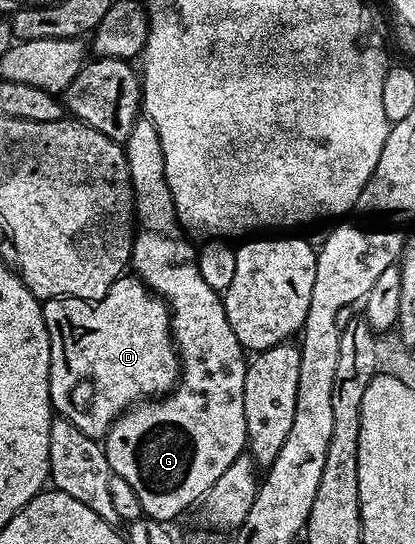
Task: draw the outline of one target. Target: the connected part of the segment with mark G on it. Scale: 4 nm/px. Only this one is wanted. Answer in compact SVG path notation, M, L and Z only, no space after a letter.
M142 115L137 118L135 127L131 127L131 135L123 143L125 154L127 155L127 167L131 171L131 183L133 184L133 212L135 214L135 232L133 235L133 255L131 258L131 269L136 276L144 281L148 289L153 290L166 305L169 306L169 315L171 318L171 328L173 331L173 343L177 347L179 358L179 380L172 390L156 399L145 399L140 403L128 408L120 417L114 421L113 426L103 438L104 451L107 457L107 463L112 469L112 476L121 477L135 490L135 496L139 498L139 507L142 514L156 521L173 523L173 520L180 515L184 509L189 509L198 504L205 492L208 491L235 463L235 459L242 456L246 448L245 439L245 420L243 419L243 383L245 382L245 366L247 364L246 350L242 349L239 339L235 339L235 331L231 331L231 323L227 323L227 311L222 294L207 285L206 280L199 273L199 263L197 262L197 252L194 242L190 240L184 229L181 227L181 221L177 218L175 211L175 199L171 199L171 187L167 187L167 175L163 171L163 147L159 147L159 131L149 122L149 118Z

